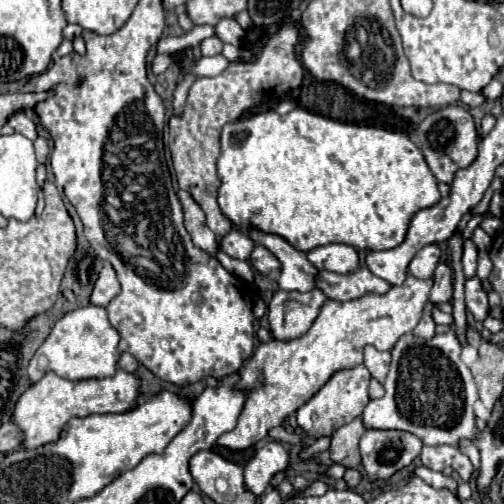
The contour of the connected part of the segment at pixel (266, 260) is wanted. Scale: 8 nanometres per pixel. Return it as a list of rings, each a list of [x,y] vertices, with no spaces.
[[[256,246],[250,254],[250,264],[260,272],[260,274],[266,274],[270,270],[276,270],[280,268],[280,262],[276,260],[276,256],[272,256],[272,252],[268,252],[268,248],[264,246]]]

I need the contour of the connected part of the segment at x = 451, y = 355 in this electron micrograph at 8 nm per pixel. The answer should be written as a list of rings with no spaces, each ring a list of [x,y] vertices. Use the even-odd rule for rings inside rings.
[[[454,330],[436,334],[430,340],[404,334],[392,348],[392,364],[384,382],[386,394],[370,400],[362,412],[364,428],[410,432],[428,446],[456,446],[462,438],[472,440],[476,434],[474,402],[478,400],[478,392],[460,352],[462,344]]]

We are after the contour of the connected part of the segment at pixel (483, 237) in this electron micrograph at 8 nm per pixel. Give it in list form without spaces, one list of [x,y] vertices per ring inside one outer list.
[[[480,226],[474,230],[472,242],[476,244],[476,248],[478,248],[478,250],[490,250],[490,246],[492,246],[492,238],[490,238],[490,236],[480,228]]]

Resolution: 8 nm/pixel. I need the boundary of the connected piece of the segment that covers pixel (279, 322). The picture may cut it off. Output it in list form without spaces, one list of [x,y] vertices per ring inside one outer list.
[[[318,288],[310,292],[274,292],[268,304],[272,336],[276,340],[292,340],[302,336],[316,320],[324,302],[326,296]]]

